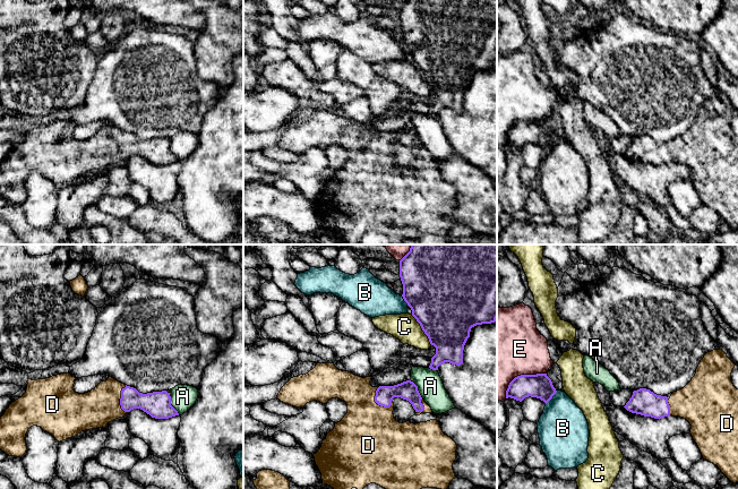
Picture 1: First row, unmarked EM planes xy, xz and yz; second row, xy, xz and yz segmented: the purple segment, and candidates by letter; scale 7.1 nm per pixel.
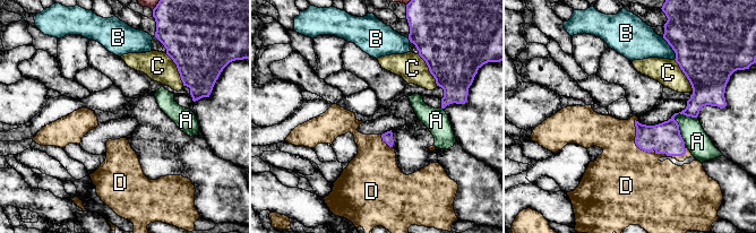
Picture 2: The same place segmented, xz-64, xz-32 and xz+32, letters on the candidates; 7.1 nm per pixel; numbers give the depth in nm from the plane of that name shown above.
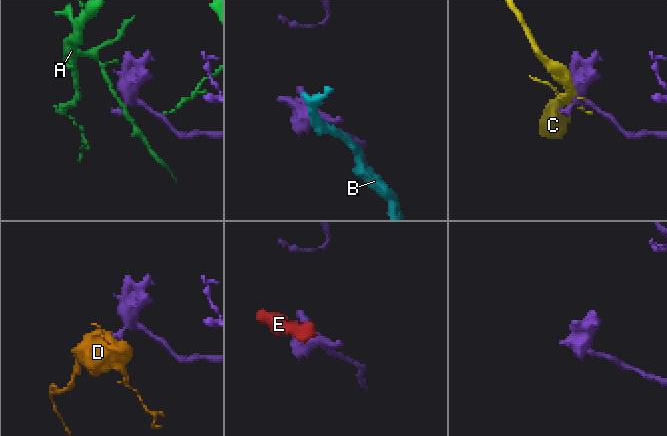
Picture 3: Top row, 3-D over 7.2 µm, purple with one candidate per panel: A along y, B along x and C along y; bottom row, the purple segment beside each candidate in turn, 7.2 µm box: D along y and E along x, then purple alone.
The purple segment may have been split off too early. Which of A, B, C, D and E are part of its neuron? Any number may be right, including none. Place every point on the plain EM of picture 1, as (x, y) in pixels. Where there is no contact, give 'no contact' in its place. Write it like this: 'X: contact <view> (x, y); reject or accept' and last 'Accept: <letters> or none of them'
A: contact xy (170, 151); reject
B: contact yz (551, 144); reject
C: contact xz (422, 76); reject
D: contact xz (375, 147); accept
E: contact yz (521, 121); reject
Accept: D

